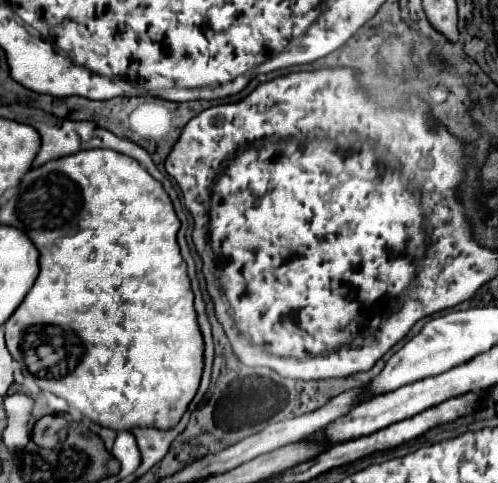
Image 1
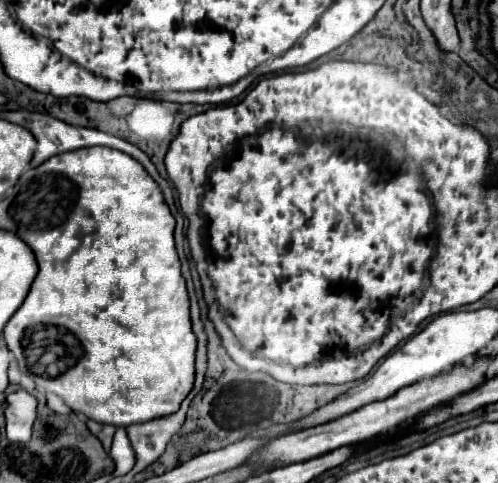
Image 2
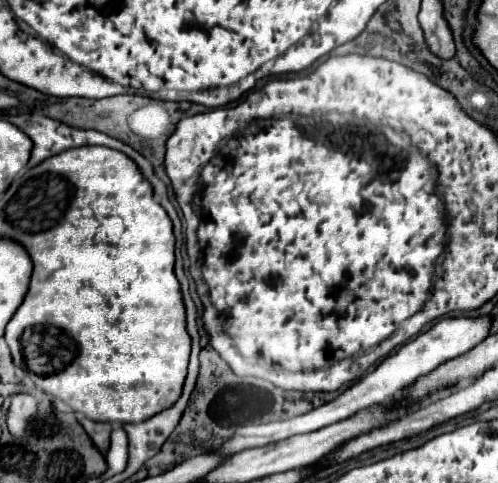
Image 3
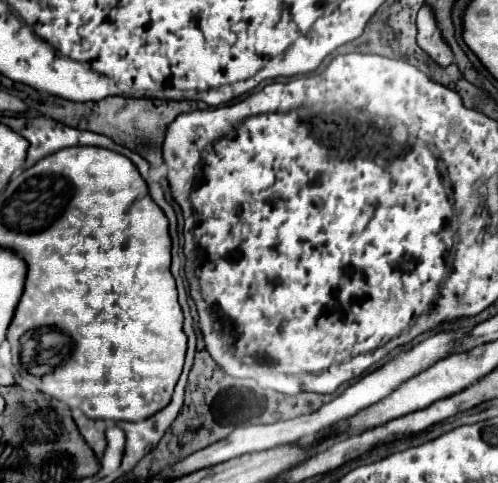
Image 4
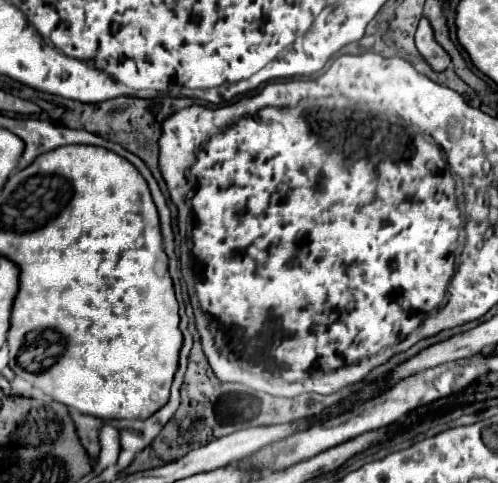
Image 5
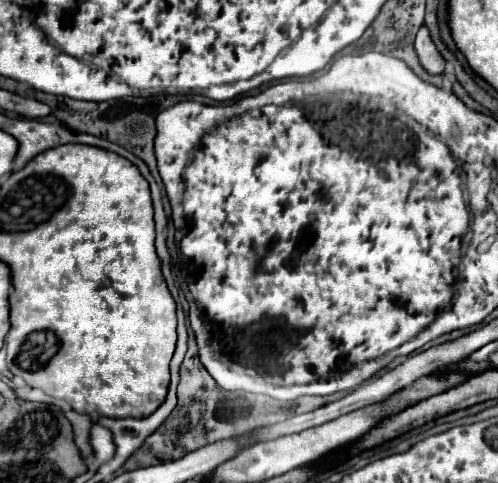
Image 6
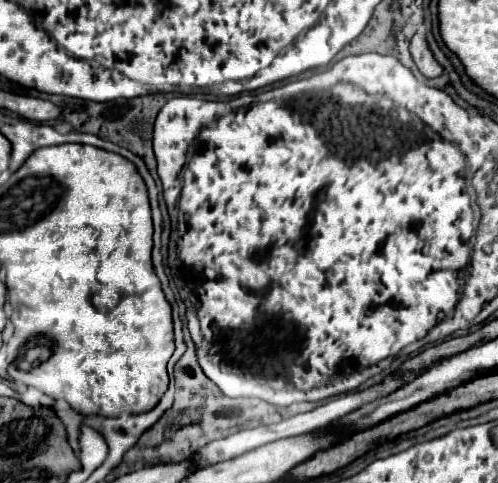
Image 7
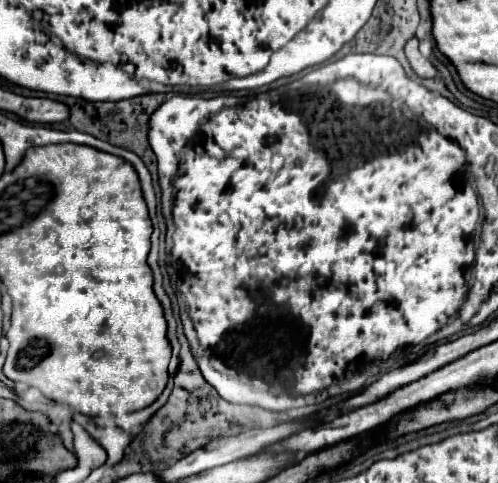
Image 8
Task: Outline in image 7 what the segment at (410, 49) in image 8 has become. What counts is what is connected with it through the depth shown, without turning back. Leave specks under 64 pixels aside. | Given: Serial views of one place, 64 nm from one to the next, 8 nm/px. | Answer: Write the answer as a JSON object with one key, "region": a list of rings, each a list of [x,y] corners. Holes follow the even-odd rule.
{"region":[[[416,34],[416,36],[412,38],[412,42],[410,42],[410,54],[412,54],[416,66],[420,68],[420,72],[422,72],[424,76],[436,78],[436,76],[442,74],[444,68],[436,62],[436,58],[434,58],[434,54],[432,54],[432,50],[430,50],[430,46],[428,46],[428,42],[426,42],[424,36]]]}

